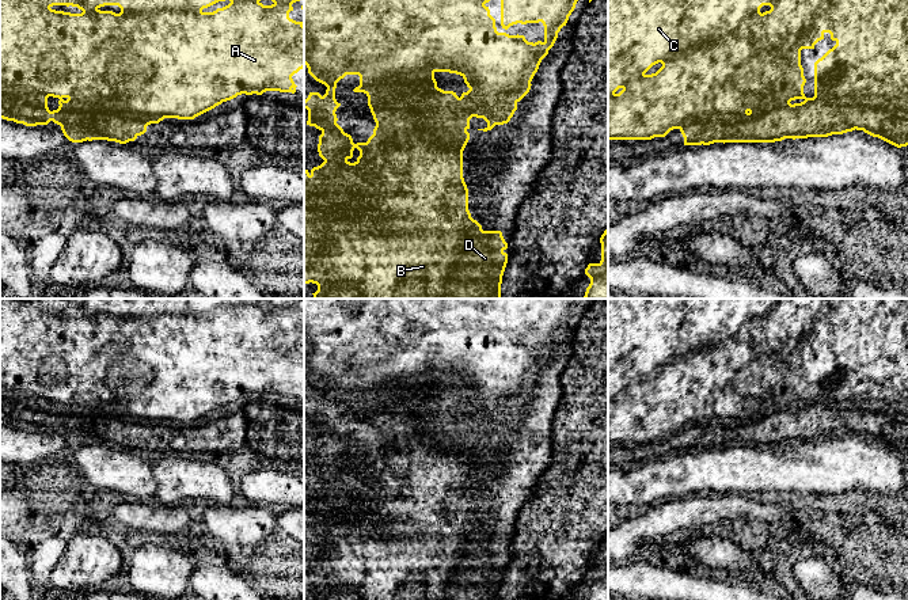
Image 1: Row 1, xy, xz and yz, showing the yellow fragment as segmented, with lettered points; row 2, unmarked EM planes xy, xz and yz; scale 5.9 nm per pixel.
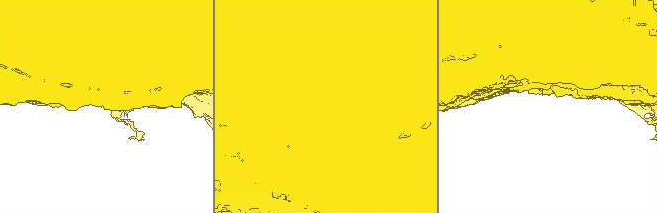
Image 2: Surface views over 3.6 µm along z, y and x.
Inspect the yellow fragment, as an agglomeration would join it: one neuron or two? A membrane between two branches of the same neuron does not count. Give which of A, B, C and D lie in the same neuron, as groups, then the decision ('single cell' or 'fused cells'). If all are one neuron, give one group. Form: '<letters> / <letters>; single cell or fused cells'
A B C / D; fused cells

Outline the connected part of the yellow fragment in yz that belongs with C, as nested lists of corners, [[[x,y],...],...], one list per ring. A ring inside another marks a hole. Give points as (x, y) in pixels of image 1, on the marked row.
[[[608,0],[608,140],[651,140],[679,129],[684,145],[714,143],[760,143],[761,117],[767,109],[786,105],[787,115],[797,119],[798,138],[802,122],[809,137],[828,137],[852,130],[878,137],[897,148],[908,145],[908,0]],[[829,33],[836,45],[814,62],[814,96],[806,98],[806,79],[801,50],[814,45]]]

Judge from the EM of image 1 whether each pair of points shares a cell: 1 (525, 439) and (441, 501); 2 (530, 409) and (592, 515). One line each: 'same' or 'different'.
1: same
2: different

